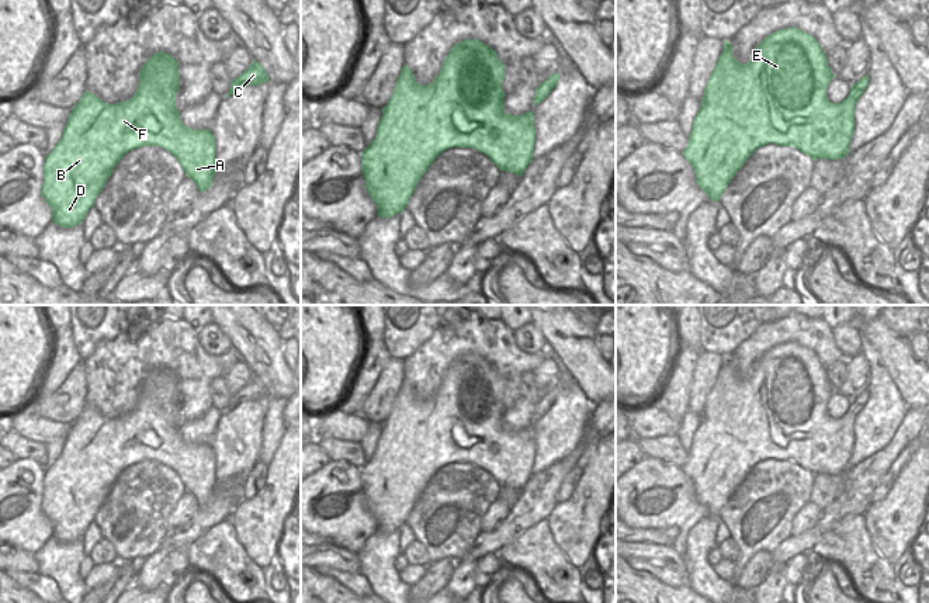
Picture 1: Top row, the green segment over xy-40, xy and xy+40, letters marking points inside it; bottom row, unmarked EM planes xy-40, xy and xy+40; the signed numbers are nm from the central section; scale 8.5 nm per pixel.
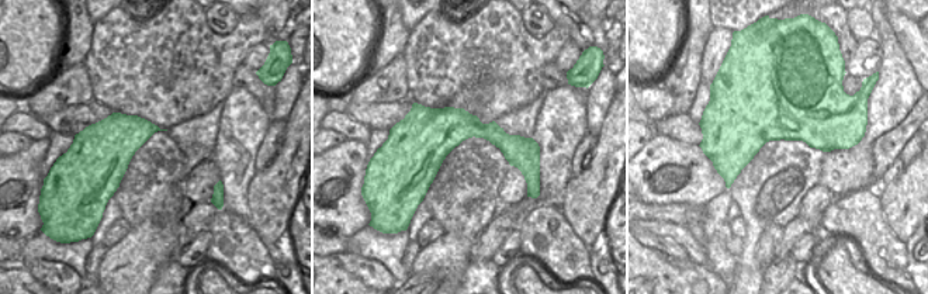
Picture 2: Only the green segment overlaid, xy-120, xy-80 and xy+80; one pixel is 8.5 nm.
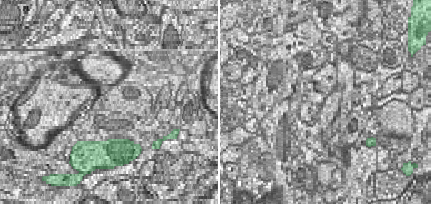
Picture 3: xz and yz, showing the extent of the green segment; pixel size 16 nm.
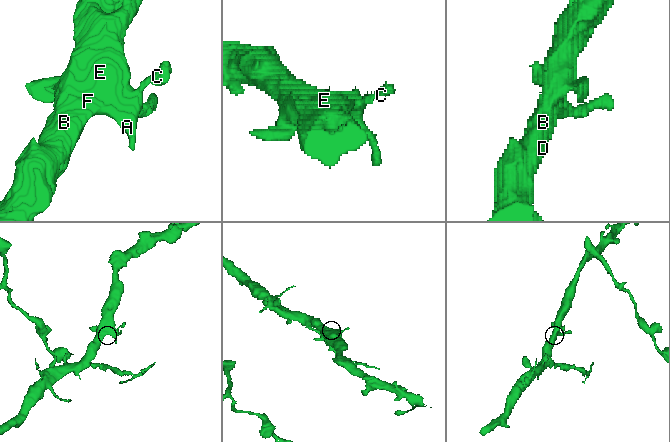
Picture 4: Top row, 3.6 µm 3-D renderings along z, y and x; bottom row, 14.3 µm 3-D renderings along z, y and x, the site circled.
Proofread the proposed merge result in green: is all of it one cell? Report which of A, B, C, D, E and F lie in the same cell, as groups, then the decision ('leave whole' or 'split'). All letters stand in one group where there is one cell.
A B C D E F; leave whole

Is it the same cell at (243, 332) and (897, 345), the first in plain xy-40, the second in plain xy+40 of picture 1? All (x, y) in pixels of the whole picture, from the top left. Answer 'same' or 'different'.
same

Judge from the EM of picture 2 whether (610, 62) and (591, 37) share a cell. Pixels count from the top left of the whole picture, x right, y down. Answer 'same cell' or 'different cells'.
same cell

